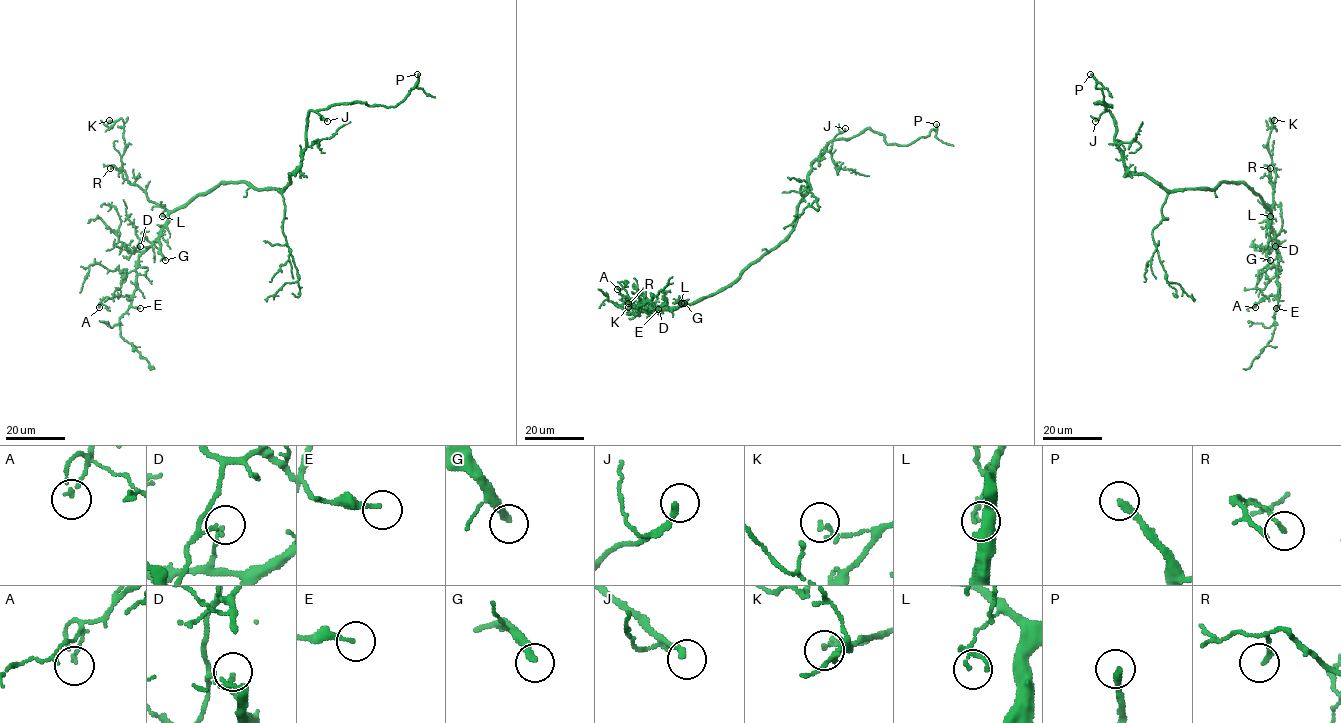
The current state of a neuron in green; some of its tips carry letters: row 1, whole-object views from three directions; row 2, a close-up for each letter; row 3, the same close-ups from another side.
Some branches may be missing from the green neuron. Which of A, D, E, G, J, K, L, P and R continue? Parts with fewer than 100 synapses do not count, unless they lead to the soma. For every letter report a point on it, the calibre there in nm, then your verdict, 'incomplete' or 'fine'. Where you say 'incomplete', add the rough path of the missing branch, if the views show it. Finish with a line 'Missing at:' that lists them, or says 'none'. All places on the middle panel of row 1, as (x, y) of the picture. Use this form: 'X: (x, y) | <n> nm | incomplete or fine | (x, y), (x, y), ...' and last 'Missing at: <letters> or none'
A: (617, 289) | 100 nm | fine
D: (658, 309) | 110 nm | fine
E: (658, 309) | 190 nm | fine
G: (684, 303) | 240 nm | incomplete | (684, 303), (701, 312), (718, 298), (713, 297), (727, 279)
J: (845, 128) | 200 nm | fine
K: (628, 307) | 150 nm | fine
L: (681, 303) | 110 nm | fine
P: (936, 124) | 240 nm | incomplete
R: (628, 303) | 150 nm | fine
Missing at: G, P

